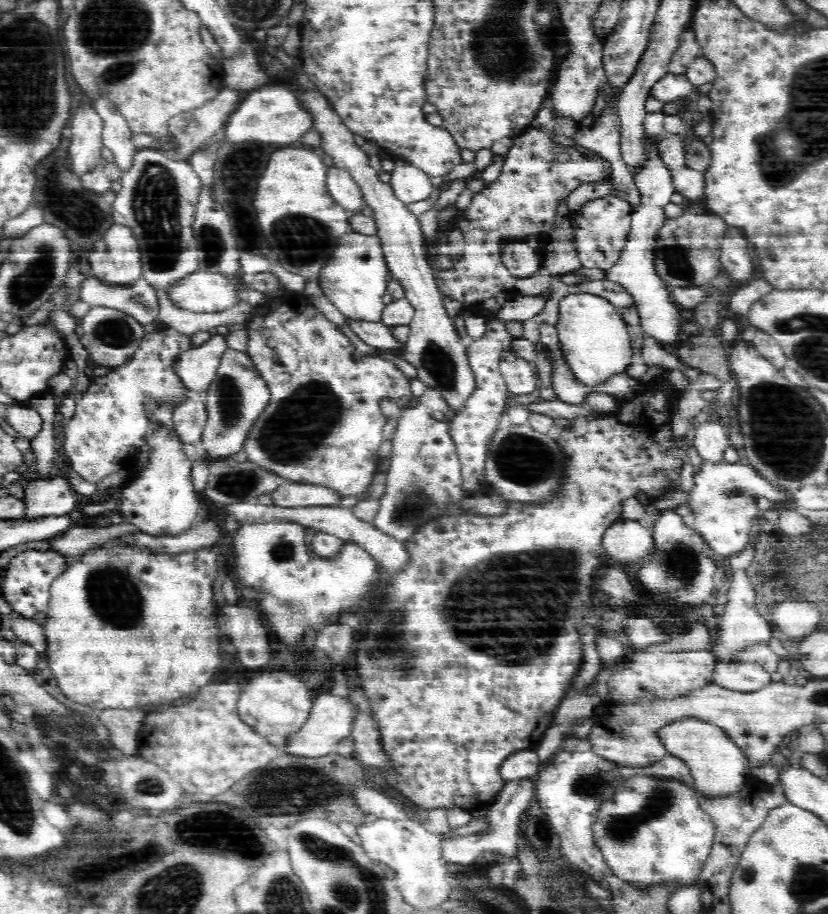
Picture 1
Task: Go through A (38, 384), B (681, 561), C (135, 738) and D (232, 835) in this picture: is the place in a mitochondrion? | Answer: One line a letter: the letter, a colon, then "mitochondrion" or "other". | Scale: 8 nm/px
A: other
B: mitochondrion
C: other
D: other

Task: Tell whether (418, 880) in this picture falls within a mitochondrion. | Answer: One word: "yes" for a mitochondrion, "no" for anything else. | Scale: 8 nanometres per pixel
no

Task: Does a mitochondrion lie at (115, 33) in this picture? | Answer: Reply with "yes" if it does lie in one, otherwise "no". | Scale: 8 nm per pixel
yes

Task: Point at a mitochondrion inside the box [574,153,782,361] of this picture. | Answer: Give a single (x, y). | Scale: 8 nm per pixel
(680, 265)

